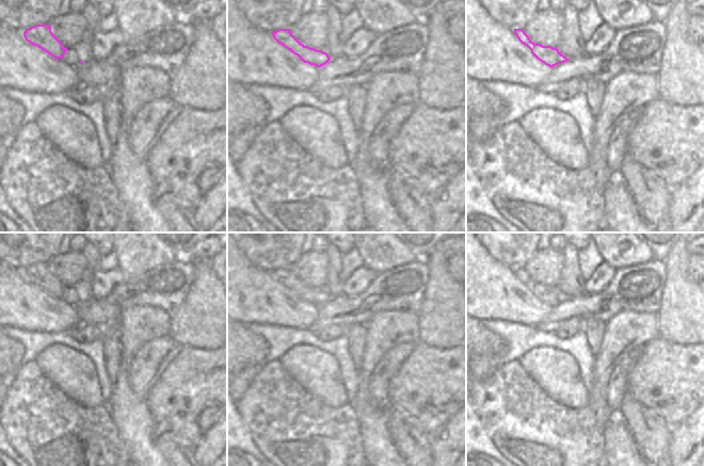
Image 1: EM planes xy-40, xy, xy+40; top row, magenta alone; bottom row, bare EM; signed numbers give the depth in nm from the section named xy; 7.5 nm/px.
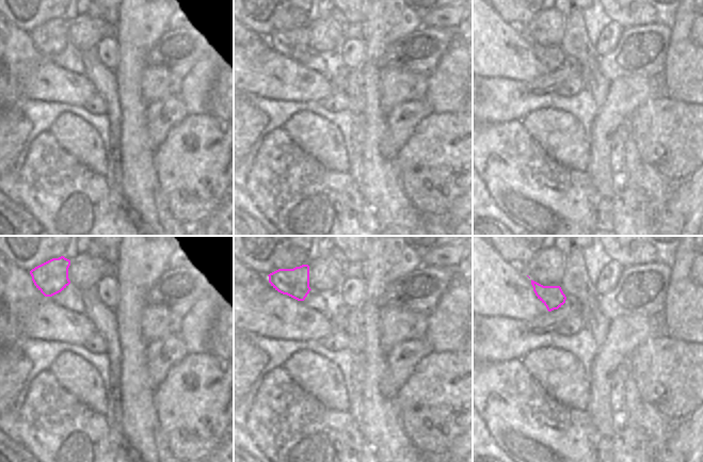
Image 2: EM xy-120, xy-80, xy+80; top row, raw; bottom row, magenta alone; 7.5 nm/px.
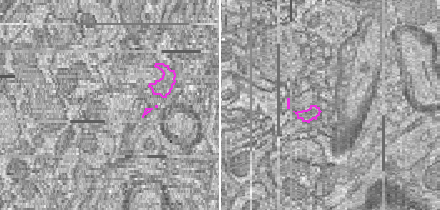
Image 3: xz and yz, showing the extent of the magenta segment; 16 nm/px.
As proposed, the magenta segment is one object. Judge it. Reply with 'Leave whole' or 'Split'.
Leave whole

